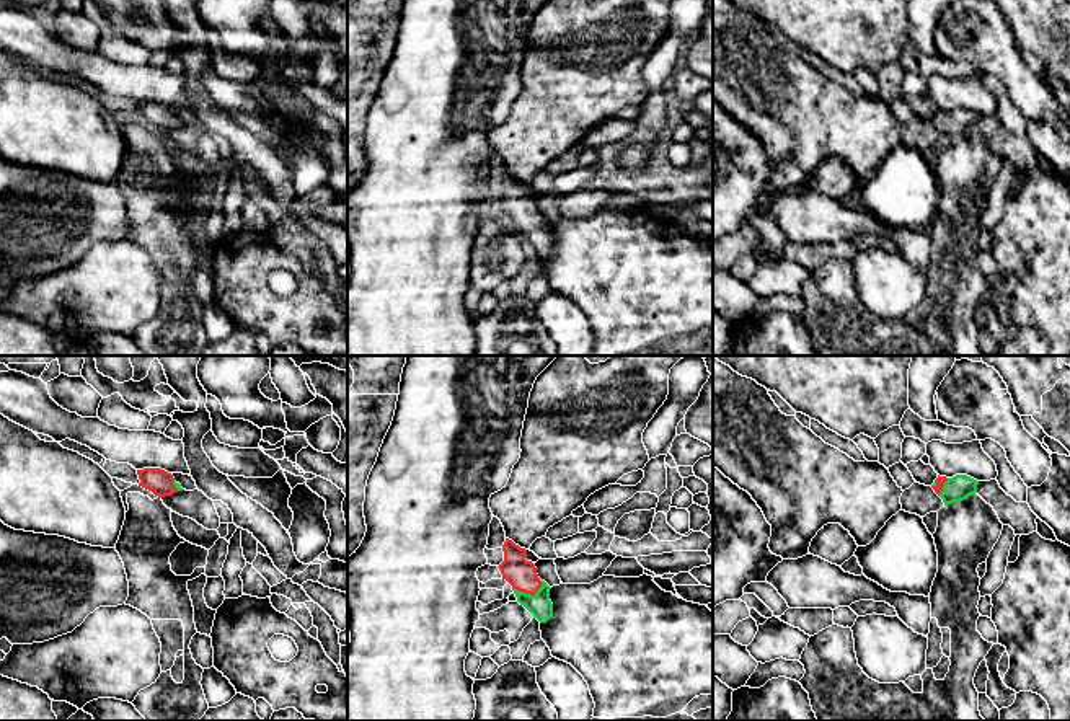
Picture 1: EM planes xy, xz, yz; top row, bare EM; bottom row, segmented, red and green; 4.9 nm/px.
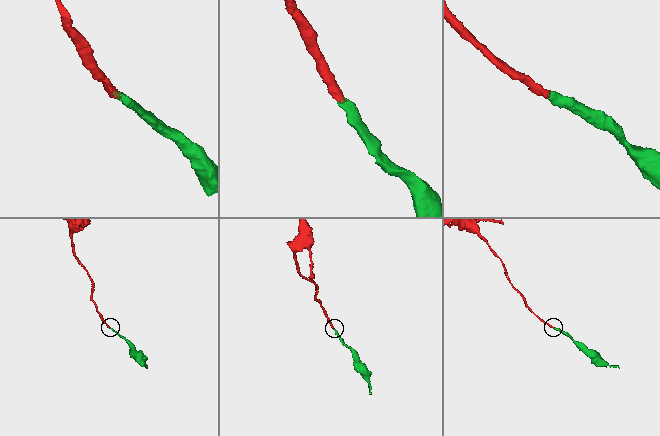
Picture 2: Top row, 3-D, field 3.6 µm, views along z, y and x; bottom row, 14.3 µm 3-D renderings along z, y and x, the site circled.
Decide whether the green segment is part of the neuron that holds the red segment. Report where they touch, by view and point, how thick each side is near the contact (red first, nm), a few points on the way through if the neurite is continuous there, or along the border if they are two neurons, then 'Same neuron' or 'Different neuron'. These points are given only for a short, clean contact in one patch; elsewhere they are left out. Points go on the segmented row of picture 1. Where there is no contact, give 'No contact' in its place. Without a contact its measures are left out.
Touches red at xz (529, 592). Thickness 150 nm (red) against 120 nm. Path across: xz (516, 570), (529, 592), (540, 605). Same neuron

